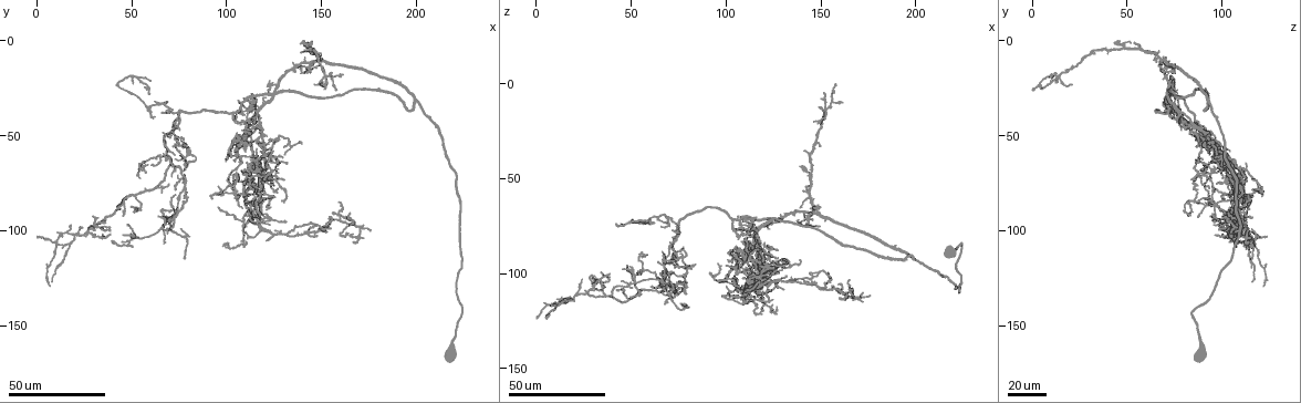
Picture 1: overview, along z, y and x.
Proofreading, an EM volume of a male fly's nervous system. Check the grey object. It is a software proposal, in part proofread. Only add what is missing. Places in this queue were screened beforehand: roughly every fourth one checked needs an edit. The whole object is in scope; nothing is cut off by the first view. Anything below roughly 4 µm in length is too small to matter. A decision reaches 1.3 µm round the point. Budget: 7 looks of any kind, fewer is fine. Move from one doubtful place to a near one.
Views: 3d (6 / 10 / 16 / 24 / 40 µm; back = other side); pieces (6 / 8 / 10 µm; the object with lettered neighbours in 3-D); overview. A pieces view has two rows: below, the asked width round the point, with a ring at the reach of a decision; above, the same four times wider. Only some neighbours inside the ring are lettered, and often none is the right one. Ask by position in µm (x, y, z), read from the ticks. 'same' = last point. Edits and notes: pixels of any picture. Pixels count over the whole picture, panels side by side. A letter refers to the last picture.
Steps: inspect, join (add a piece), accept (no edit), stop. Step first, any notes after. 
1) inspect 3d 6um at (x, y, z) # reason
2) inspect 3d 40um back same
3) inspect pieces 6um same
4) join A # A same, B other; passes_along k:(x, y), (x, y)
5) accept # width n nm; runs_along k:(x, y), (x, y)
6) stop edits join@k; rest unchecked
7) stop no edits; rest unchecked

inspect 3d 24um at (125, 84, 107) # free end

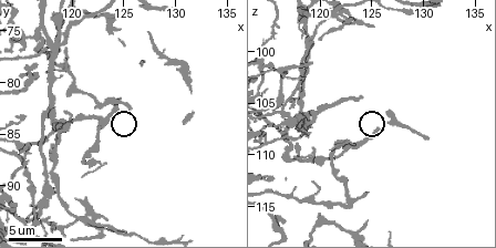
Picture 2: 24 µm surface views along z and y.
inspect 3d 10um at (125.8, 82.4, 107.4) # zoom in

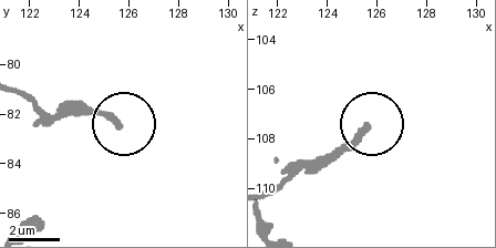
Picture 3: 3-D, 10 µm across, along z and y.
inspect pieces 8um at (125.6, 82.4, 107.5)

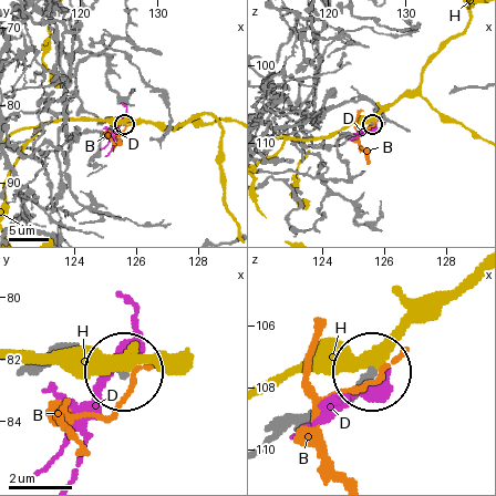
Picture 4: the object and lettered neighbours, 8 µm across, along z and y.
accept # width 230 nm; B other, D other, H other; no lettered piece goes on from it

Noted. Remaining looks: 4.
inspect 3d 40um at (131, 73, 108) # an open end

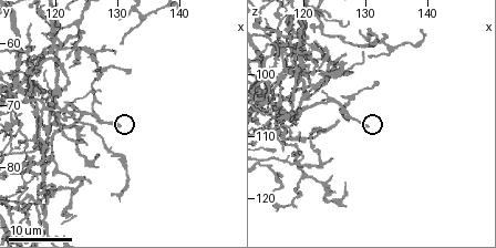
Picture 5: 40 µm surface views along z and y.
inspect 3d 6um at (130.5, 73.5, 108.0)

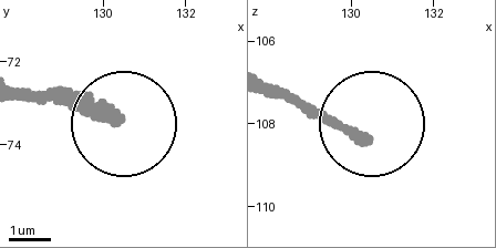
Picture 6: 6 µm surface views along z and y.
inspect pieces 6um at (130.25, 73.40, 108.35)

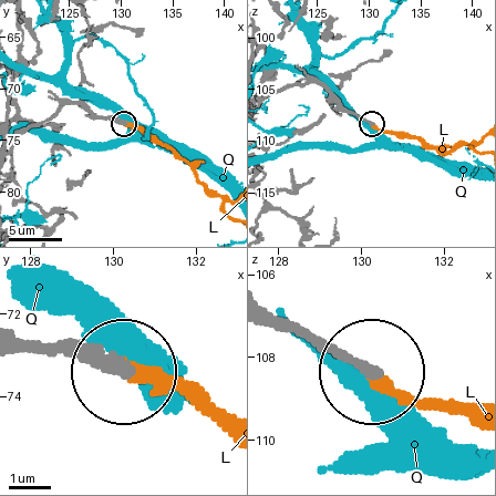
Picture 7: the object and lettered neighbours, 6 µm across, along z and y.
join L # width 260 nm; L same, Q other; the neuron continues

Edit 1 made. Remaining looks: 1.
stop edits join@7; rest unchecked

